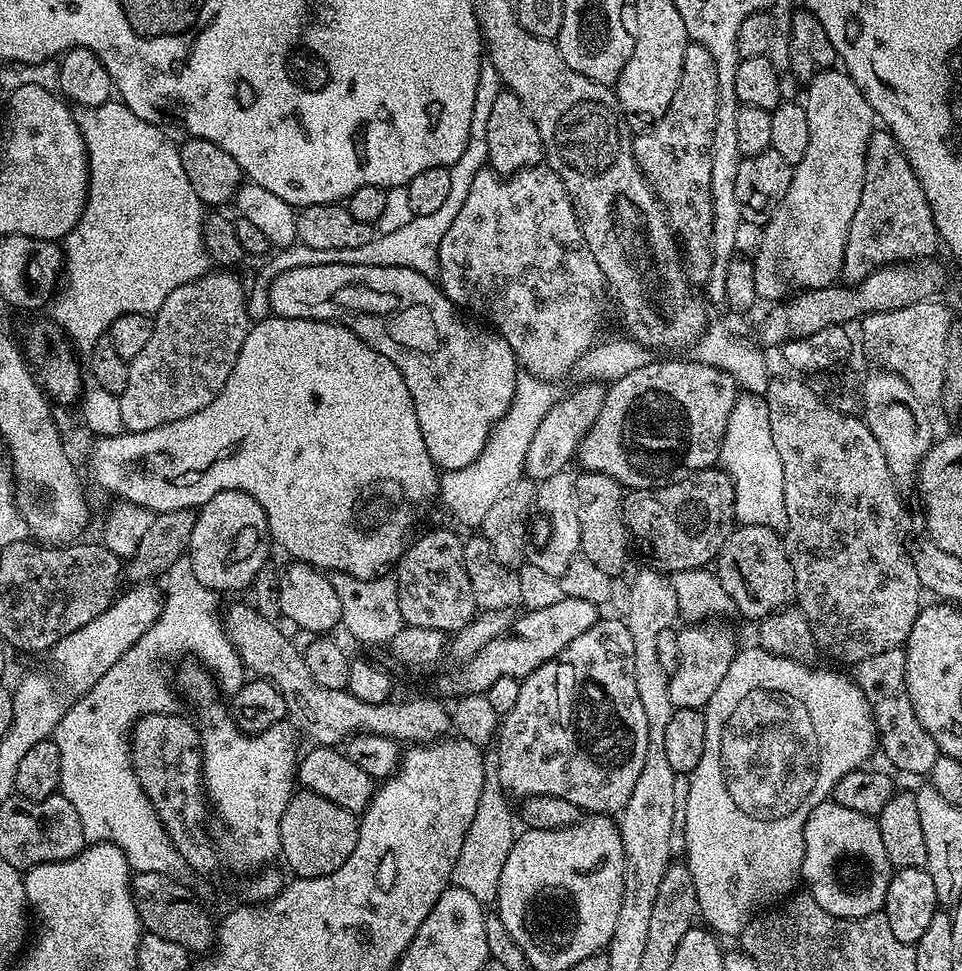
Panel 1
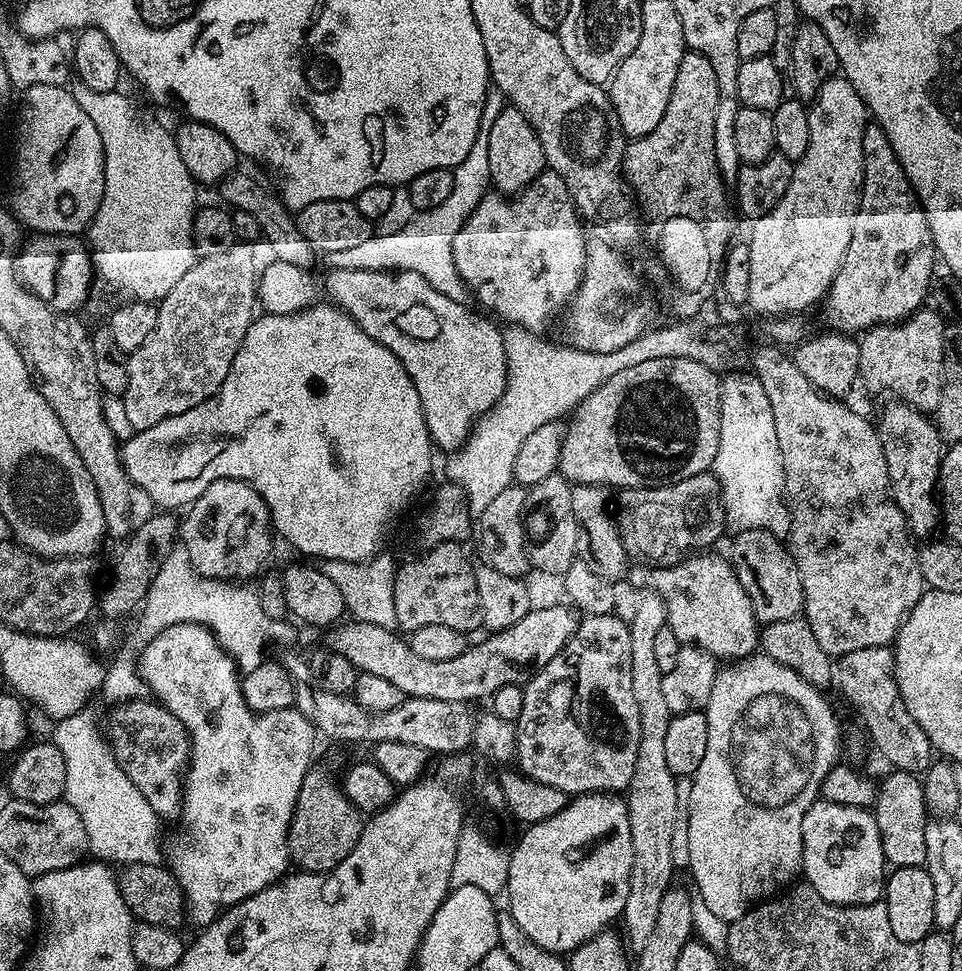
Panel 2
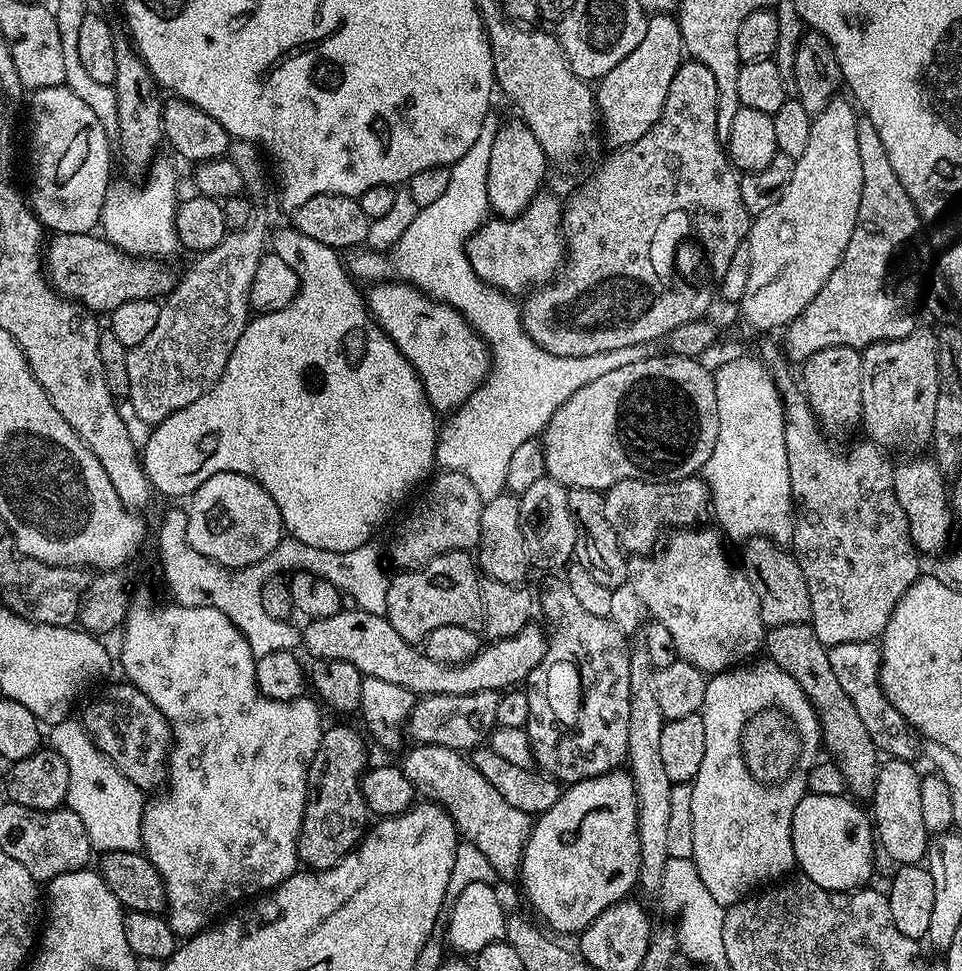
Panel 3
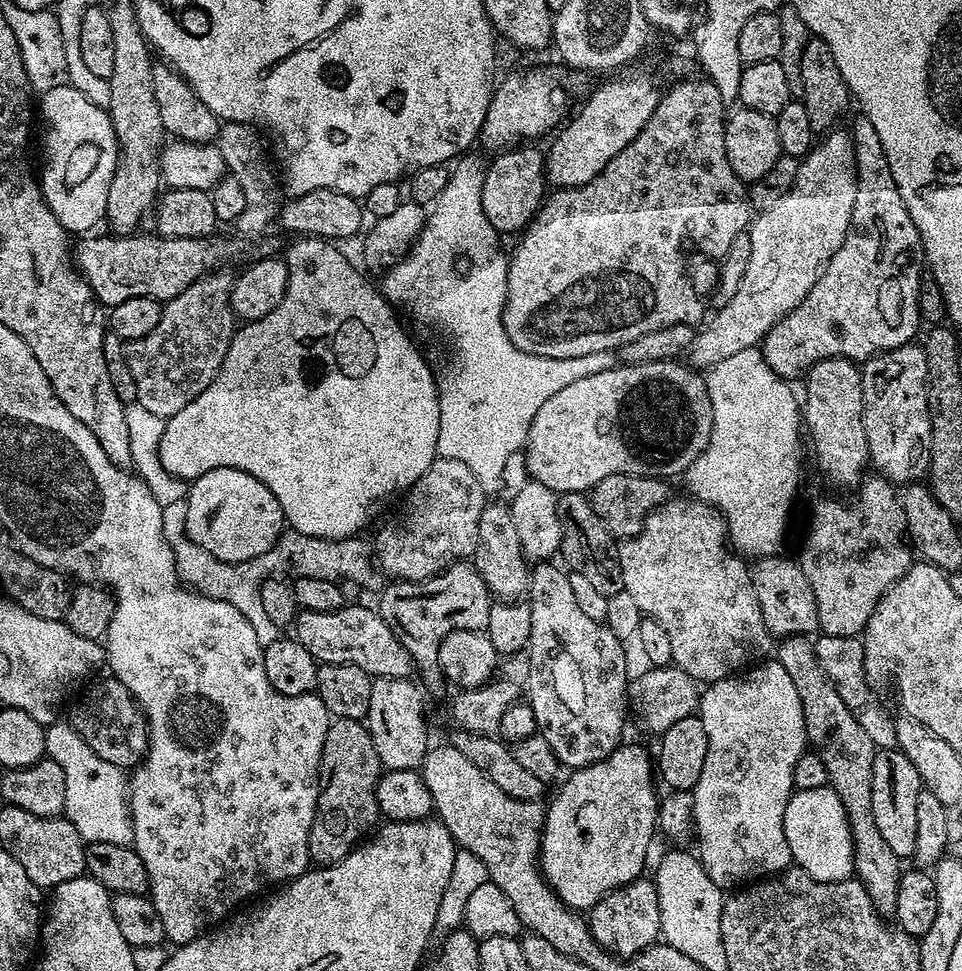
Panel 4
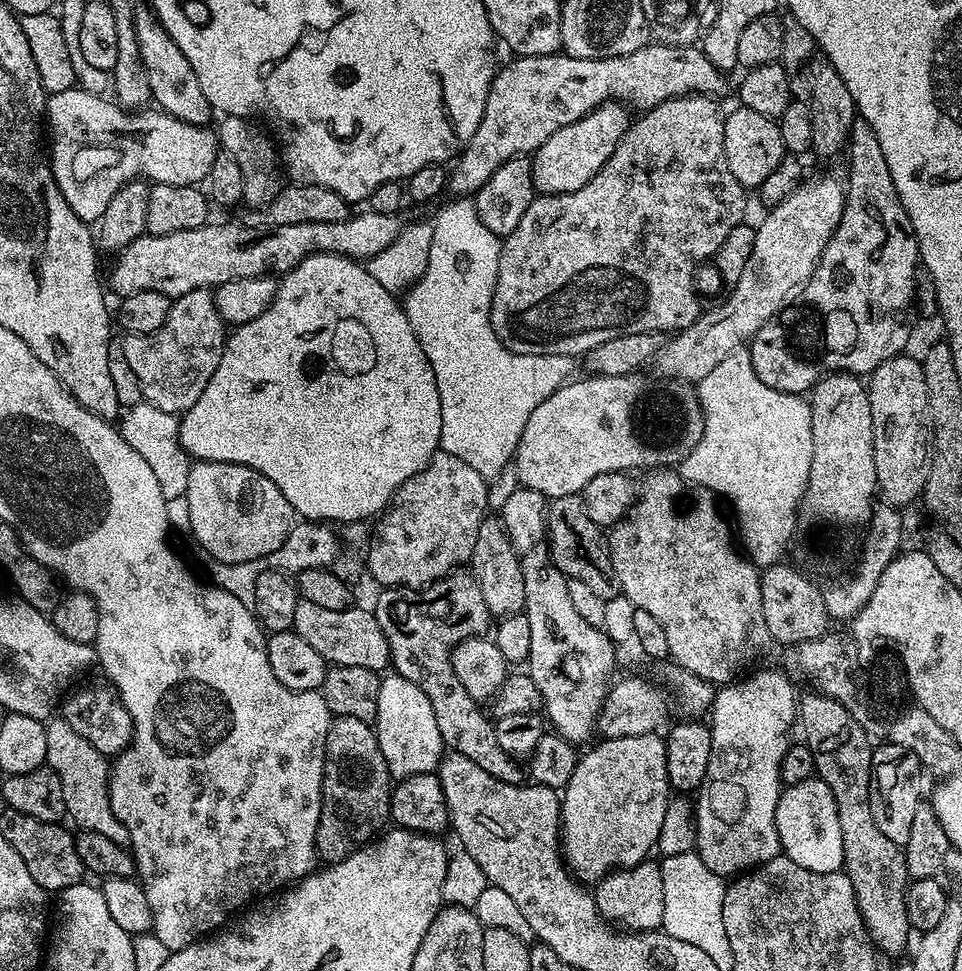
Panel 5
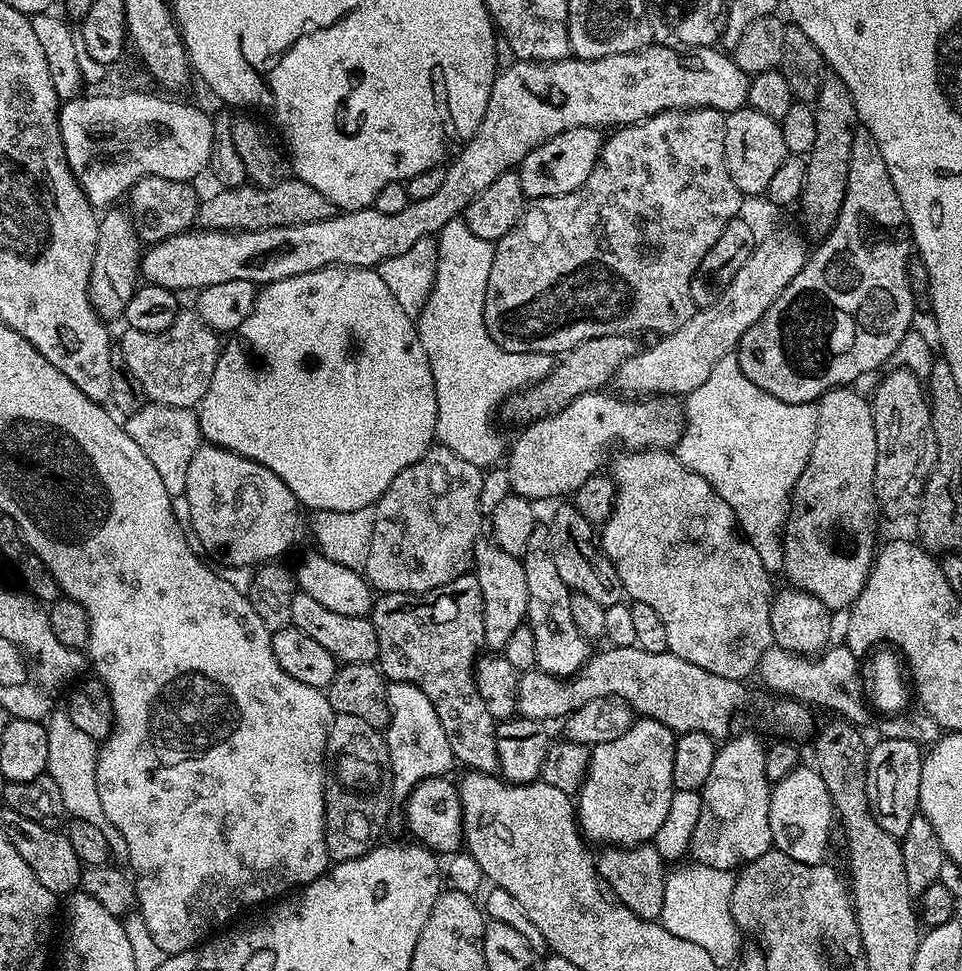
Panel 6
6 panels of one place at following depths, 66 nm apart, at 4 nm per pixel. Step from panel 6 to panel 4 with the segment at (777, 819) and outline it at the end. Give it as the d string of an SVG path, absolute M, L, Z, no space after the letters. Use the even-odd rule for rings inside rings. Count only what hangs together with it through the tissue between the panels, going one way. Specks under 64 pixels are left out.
M831 786L814 790L796 788L786 806L784 833L795 867L810 874L810 878L818 882L853 879L850 822L842 806L842 798L838 798L838 794Z

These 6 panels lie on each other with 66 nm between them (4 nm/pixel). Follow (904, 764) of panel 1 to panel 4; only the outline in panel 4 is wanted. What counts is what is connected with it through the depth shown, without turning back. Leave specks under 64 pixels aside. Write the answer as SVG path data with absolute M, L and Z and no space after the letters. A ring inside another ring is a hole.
M820 634L815 637L814 643L822 670L826 670L830 682L834 682L838 694L842 694L842 702L846 702L846 706L850 706L854 718L858 718L858 722L862 722L862 730L866 730L866 734L870 734L877 749L893 747L896 744L896 729L890 722L888 725L888 712L876 701L875 694L877 695L877 693L866 678L863 639L854 636Z

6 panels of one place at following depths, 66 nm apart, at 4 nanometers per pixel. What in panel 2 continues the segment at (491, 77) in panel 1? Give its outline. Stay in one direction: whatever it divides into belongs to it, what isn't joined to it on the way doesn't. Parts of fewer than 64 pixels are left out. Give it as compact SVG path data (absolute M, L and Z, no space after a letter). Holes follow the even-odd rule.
M495 86L489 87L486 100L482 106L482 122L478 130L478 138L474 138L474 146L470 146L470 154L462 158L460 165L452 169L454 174L454 190L450 190L446 202L442 206L434 206L434 210L414 215L406 226L392 234L380 236L373 234L366 242L347 250L334 250L323 253L322 260L328 263L329 269L345 268L346 270L374 270L375 272L413 272L422 274L434 290L446 294L450 298L463 301L466 289L458 270L454 266L454 234L470 218L474 206L486 195L490 184L490 150L488 149L488 131L494 126L494 118L498 118L500 109L505 107L504 95Z

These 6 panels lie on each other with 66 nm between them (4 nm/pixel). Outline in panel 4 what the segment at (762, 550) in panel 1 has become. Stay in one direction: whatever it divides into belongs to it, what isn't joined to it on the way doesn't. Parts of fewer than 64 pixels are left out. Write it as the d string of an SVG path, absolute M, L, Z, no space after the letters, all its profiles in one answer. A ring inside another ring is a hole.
M784 554L762 556L751 565L750 571L754 594L762 610L762 622L768 633L783 638L808 636L819 629L818 602L814 602L814 590L810 590L810 582L806 582L806 574L802 574L795 559L787 560Z

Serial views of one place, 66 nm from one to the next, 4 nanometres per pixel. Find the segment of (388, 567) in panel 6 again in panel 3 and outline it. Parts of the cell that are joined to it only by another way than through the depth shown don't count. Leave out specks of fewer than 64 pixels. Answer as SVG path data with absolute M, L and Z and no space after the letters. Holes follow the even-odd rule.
M441 471L439 475L433 475L427 481L428 489L409 510L408 517L397 526L388 548L386 544L387 559L391 563L393 560L397 569L422 568L442 554L472 550L479 545L484 501L478 490L474 490L474 482L461 472Z

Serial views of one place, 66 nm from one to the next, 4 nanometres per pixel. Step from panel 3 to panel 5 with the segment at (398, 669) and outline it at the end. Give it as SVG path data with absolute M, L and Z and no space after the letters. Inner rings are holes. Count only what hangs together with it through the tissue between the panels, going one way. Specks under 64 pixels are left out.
M301 598L294 610L294 622L291 631L299 634L306 643L322 654L325 662L332 666L362 666L362 670L380 674L389 667L390 646L382 626L378 626L375 611L349 606L342 610L326 610L326 606L317 606Z

